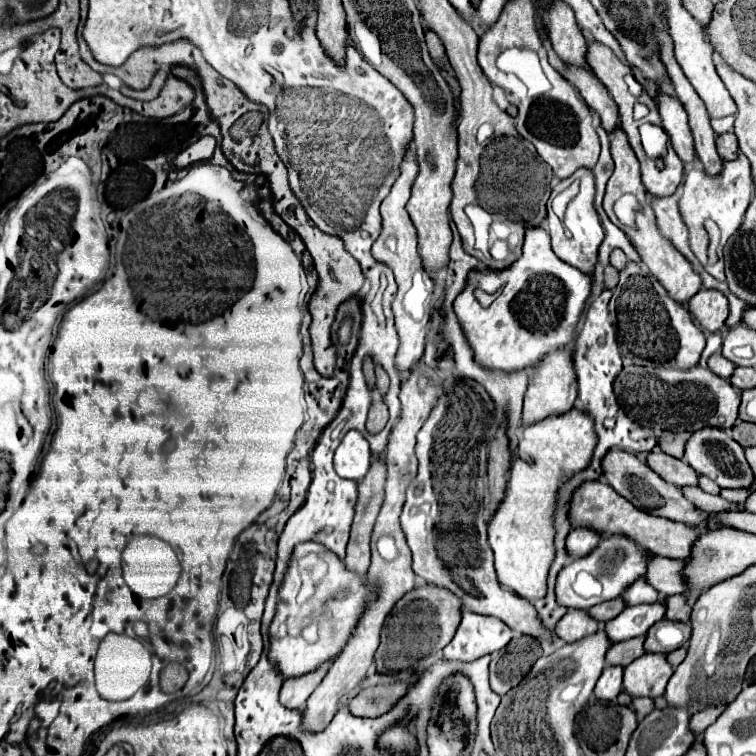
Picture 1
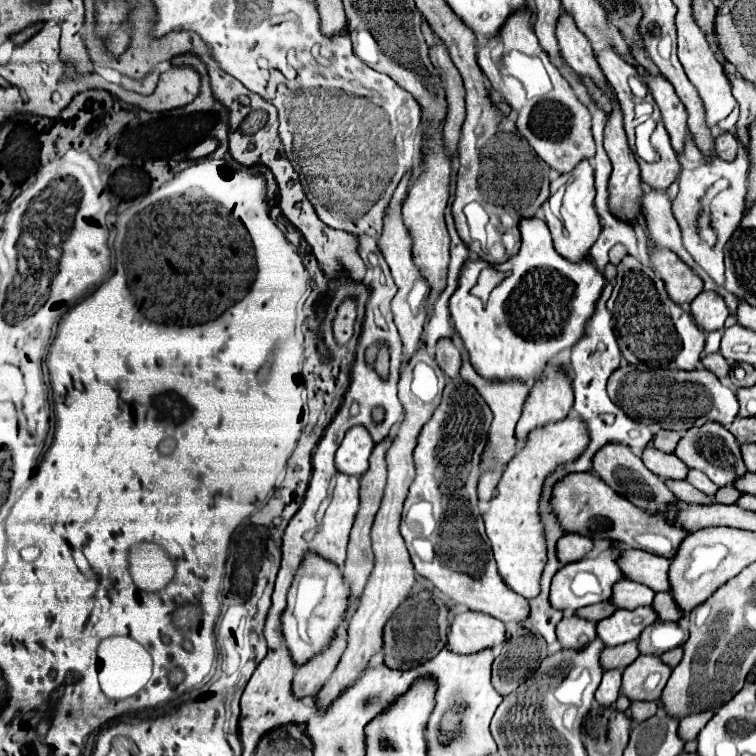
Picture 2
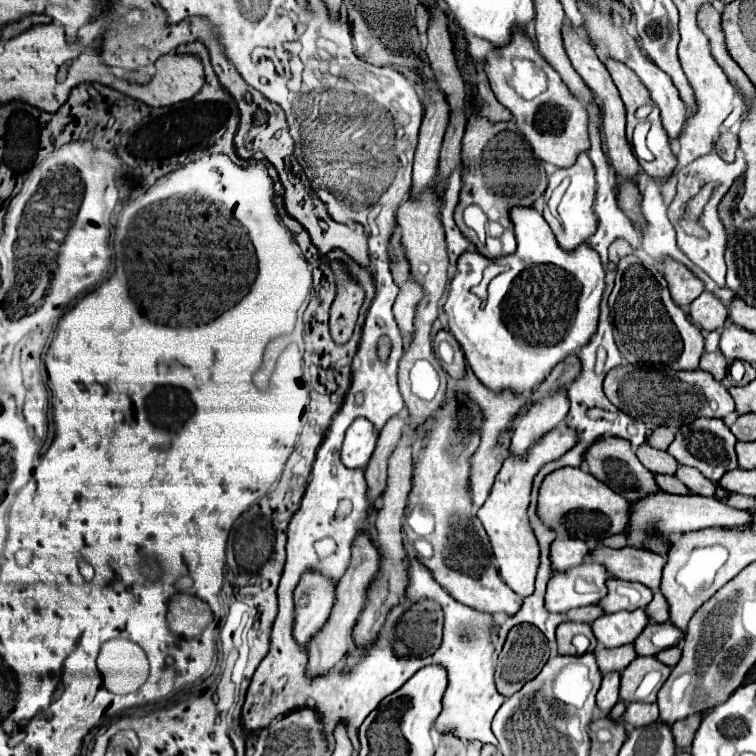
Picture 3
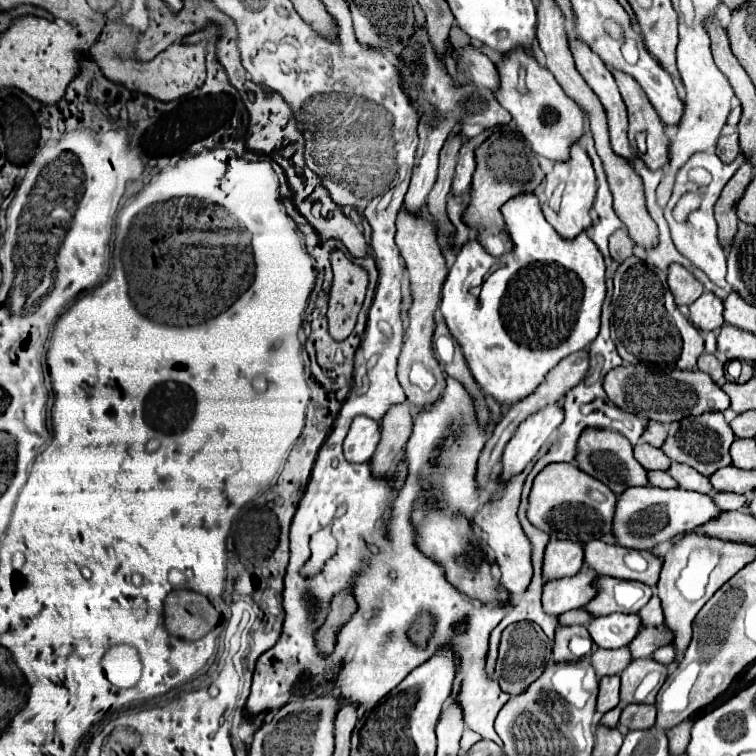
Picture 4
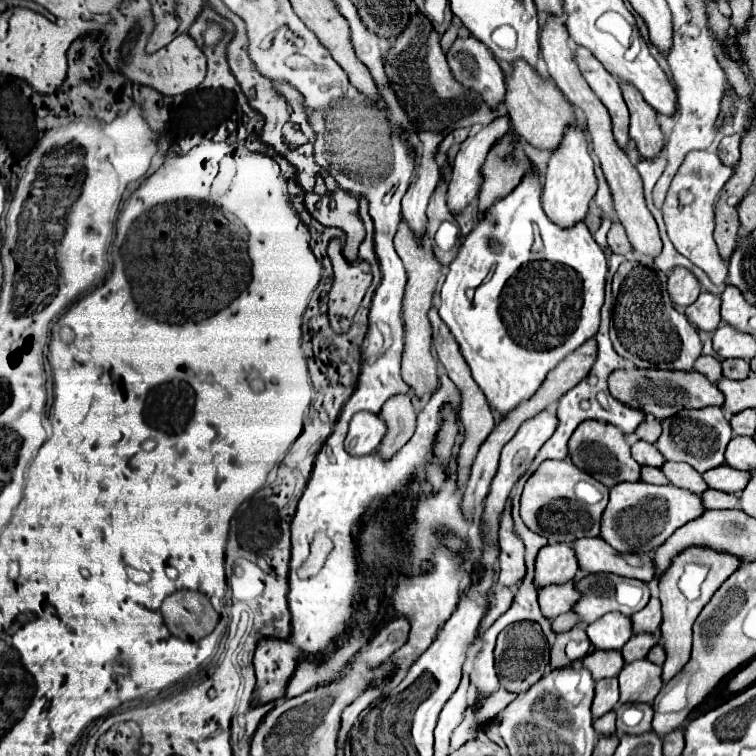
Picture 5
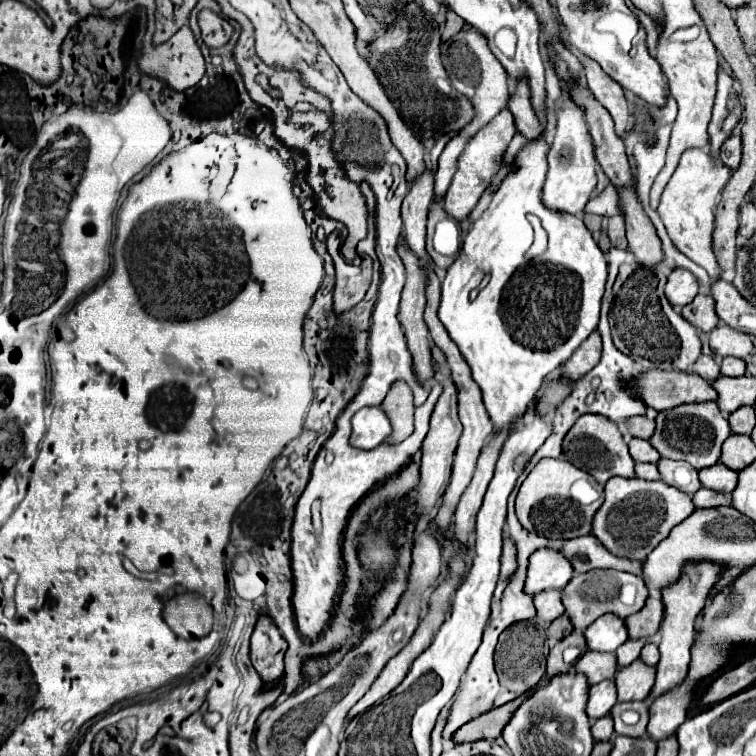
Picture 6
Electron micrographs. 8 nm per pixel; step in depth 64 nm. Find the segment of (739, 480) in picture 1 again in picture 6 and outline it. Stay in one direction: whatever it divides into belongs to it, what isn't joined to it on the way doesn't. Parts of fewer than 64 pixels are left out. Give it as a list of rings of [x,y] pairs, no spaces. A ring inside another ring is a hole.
[[[700,402],[700,404],[680,404],[676,408],[658,412],[656,416],[656,432],[650,442],[660,452],[660,456],[670,460],[690,462],[696,470],[704,466],[716,464],[720,458],[720,446],[730,436],[728,420],[720,414],[716,402]]]

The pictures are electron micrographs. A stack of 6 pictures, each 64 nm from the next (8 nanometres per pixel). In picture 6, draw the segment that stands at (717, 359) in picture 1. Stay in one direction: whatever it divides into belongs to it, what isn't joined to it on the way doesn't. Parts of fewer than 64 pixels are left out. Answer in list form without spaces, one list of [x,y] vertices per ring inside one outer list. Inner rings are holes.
[[[700,356],[694,364],[694,372],[698,376],[702,376],[704,380],[708,382],[714,382],[718,376],[720,376],[720,366],[718,366],[718,360],[714,360],[712,356]]]

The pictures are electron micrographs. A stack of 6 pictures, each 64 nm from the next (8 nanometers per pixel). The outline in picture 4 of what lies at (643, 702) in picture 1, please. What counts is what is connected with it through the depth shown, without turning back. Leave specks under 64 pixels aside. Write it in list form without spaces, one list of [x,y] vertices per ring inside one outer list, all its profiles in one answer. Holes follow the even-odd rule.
[[[628,704],[622,710],[620,716],[620,726],[628,728],[628,730],[648,730],[654,726],[656,720],[656,708],[648,706],[648,704]],[[630,716],[634,716],[634,720],[630,720]]]

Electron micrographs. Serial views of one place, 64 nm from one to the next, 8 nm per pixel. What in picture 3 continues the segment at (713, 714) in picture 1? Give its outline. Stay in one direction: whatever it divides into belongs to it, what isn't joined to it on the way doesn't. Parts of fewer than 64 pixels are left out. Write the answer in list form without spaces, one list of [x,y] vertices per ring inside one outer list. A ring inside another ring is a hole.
[[[692,714],[684,720],[678,720],[672,726],[672,734],[674,734],[674,742],[676,742],[676,754],[684,752],[692,744],[692,736],[694,736],[696,728],[700,726],[700,720],[702,720],[700,714]]]

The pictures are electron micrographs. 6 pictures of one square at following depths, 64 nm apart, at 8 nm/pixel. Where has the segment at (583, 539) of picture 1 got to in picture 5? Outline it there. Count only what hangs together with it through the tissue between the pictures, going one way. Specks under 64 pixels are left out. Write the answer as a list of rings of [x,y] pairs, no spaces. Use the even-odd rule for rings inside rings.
[[[552,544],[544,546],[536,556],[536,572],[534,572],[534,586],[544,588],[550,584],[566,584],[578,572],[576,558],[572,556],[570,546]]]

